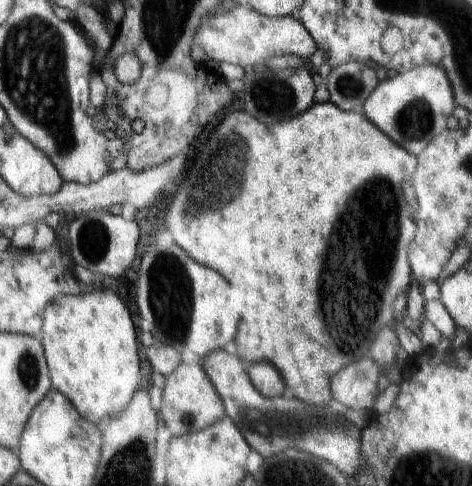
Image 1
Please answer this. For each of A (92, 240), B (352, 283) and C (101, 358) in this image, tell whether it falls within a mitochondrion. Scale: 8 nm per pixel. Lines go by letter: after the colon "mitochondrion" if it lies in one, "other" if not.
A: mitochondrion
B: mitochondrion
C: other

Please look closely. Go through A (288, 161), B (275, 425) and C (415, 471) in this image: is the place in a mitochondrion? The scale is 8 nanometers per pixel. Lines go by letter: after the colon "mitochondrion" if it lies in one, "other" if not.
A: other
B: mitochondrion
C: mitochondrion

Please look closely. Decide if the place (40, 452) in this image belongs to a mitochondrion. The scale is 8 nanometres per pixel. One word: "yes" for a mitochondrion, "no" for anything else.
no

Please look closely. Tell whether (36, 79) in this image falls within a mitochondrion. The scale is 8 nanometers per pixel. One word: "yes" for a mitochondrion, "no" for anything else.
yes

